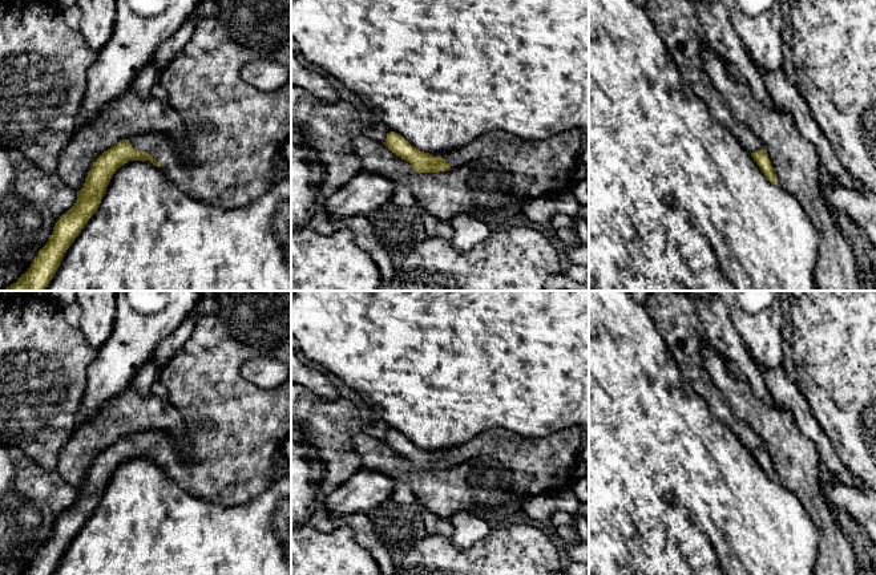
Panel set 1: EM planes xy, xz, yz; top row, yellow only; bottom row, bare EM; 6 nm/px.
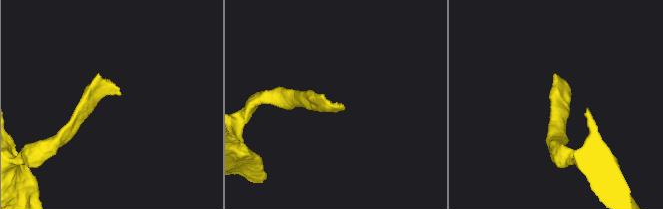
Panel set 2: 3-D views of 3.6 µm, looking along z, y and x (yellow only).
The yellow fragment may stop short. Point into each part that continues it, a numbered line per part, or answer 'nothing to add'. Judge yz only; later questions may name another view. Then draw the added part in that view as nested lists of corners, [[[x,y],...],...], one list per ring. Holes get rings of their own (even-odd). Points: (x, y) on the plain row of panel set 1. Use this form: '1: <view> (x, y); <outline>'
1: yz (674, 314); [[[649,291],[645,301],[647,313],[654,320],[657,329],[661,332],[681,369],[689,393],[705,398],[714,417],[735,433],[750,452],[762,448],[764,446],[763,441],[747,422],[732,413],[727,400],[705,367],[705,359],[701,351],[705,332],[697,313],[697,304],[698,301],[695,299],[681,291]]]

